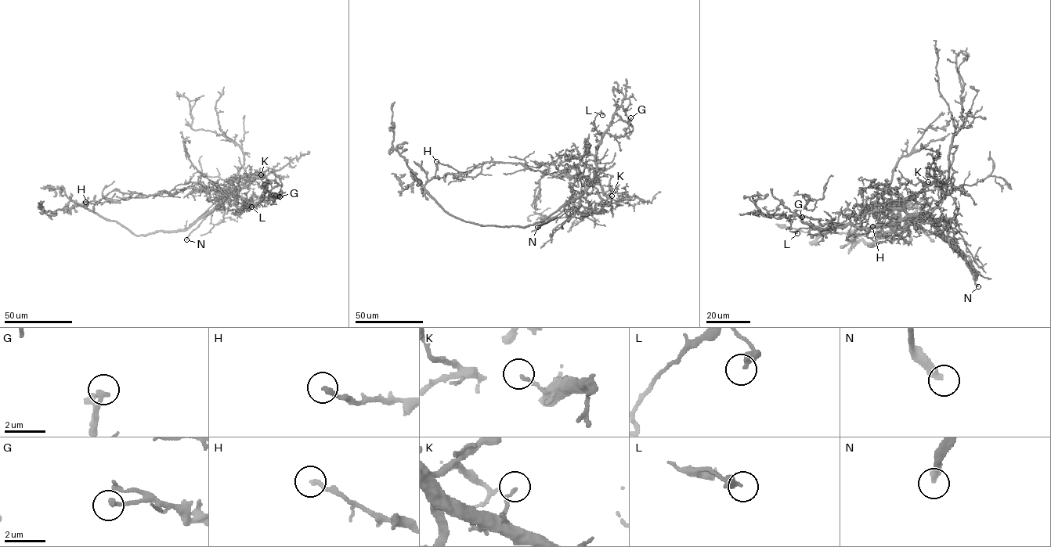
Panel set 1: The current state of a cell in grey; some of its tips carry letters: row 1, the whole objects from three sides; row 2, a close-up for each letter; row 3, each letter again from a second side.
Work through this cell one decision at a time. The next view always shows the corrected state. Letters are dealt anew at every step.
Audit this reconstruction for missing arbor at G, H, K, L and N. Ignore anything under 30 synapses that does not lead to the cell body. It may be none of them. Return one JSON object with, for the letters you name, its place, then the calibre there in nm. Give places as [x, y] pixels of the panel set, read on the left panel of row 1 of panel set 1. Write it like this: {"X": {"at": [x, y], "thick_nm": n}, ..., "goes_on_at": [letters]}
{"N": {"at": [186, 239], "thick_nm": 320}, "goes_on_at": ["N"]}

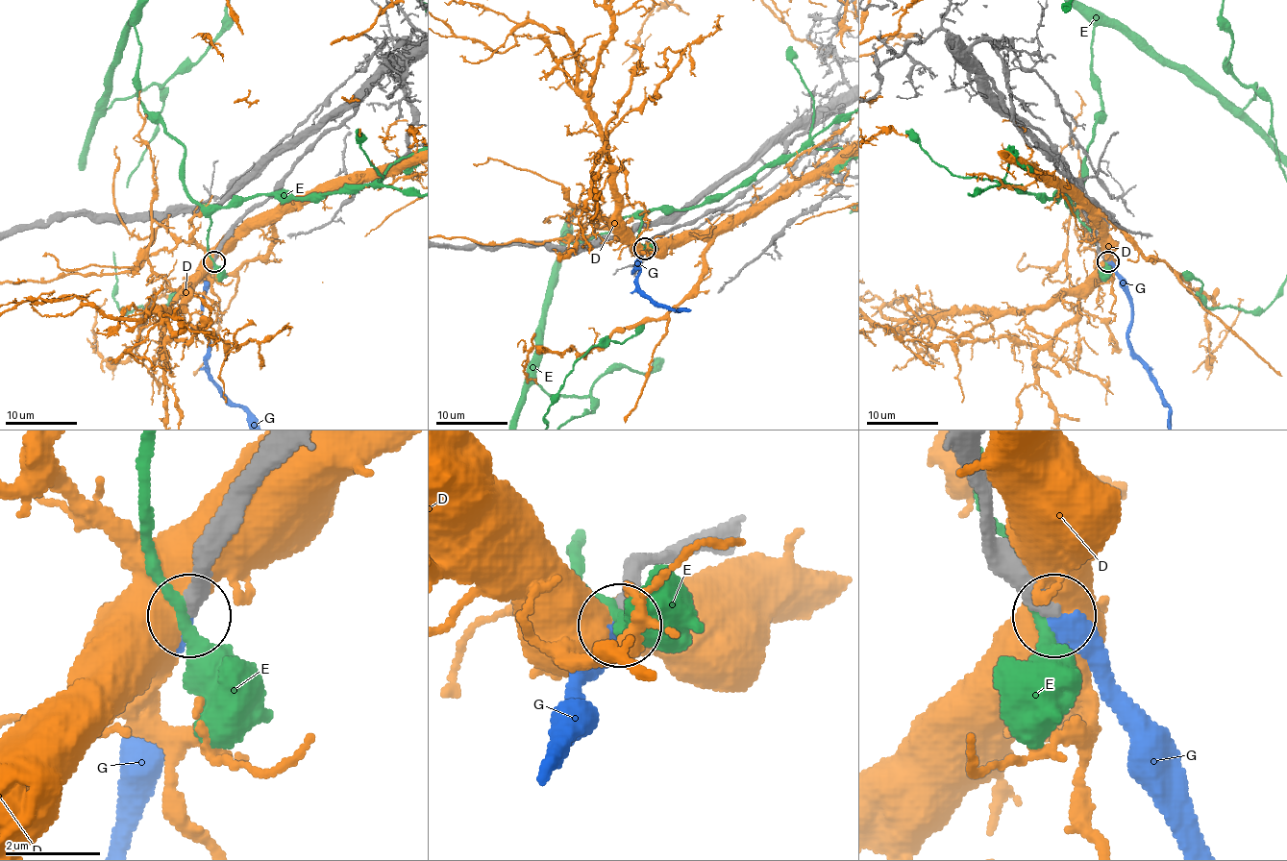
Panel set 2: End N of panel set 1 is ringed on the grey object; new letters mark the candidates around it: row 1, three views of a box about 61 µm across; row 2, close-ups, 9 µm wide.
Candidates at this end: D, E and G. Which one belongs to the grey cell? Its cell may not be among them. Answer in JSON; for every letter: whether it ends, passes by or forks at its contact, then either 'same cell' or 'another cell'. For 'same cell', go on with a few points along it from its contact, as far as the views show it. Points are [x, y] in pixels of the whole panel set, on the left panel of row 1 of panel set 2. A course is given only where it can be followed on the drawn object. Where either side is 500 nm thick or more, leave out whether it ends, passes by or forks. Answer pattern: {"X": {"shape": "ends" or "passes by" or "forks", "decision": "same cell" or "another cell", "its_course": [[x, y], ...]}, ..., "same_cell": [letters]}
{"D": {"decision": "another cell"}, "E": {"shape": "passes by", "decision": "another cell"}, "G": {"shape": "ends", "decision": "same cell"}, "same_cell": ["G"]}

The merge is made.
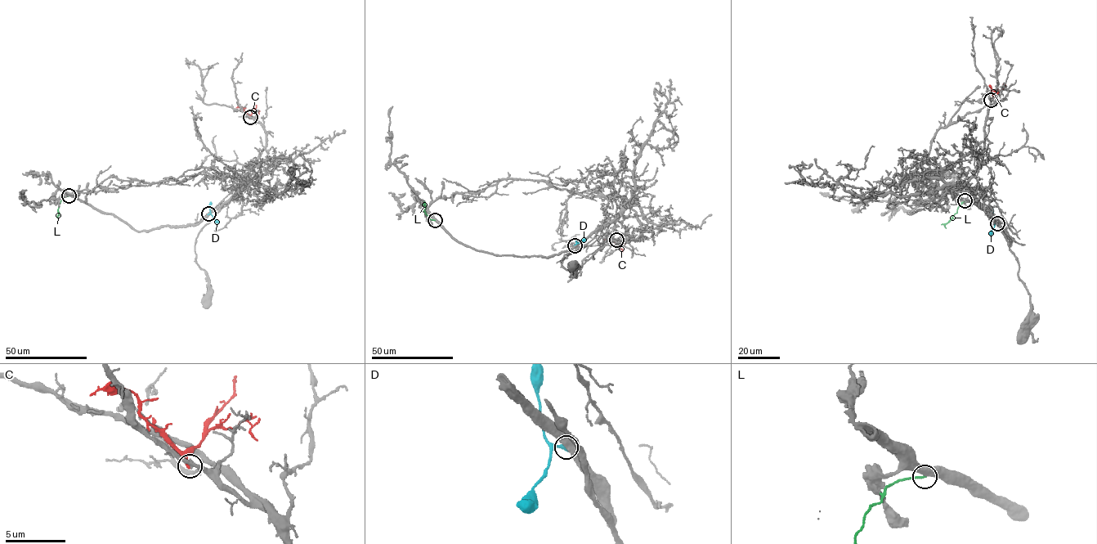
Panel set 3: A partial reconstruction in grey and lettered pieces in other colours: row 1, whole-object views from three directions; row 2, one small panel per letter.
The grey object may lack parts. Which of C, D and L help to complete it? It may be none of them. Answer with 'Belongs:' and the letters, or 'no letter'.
Belongs: no letter

